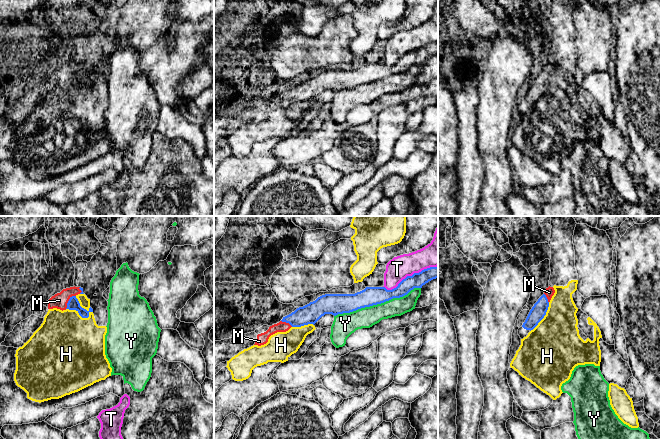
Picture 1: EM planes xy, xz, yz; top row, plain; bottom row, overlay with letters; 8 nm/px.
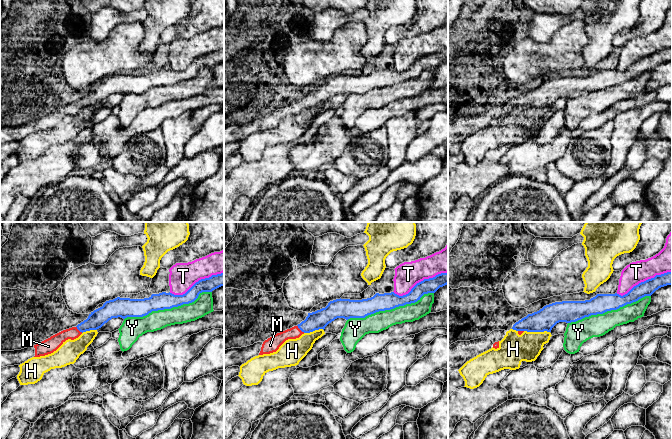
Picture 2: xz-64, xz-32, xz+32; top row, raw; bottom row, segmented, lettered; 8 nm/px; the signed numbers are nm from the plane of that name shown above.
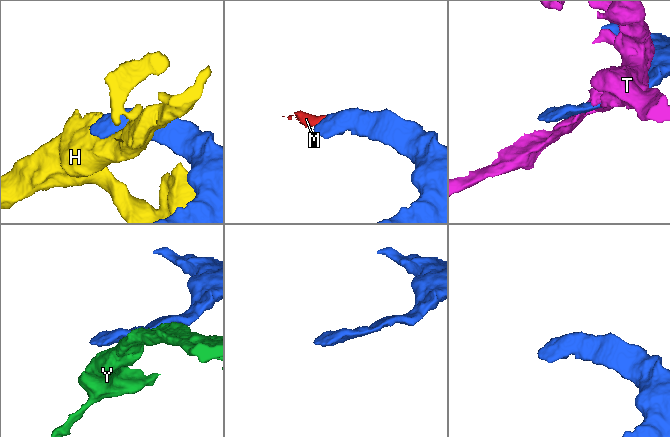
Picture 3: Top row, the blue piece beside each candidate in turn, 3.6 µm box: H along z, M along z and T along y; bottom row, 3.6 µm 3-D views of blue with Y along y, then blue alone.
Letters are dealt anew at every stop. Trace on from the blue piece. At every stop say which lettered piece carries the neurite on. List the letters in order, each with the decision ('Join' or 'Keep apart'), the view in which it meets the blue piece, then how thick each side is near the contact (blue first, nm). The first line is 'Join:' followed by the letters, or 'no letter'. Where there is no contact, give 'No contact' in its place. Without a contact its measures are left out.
Join: M
H: Keep apart. Touches blue in xy. Thickness 100 nm (blue) against 480 nm
M: Join. Touches blue in xy. Thickness 100 nm (blue) against 120 nm
T: Keep apart. Touches blue in xz. Thickness 120 nm (blue) against 190 nm
Y: Keep apart. Touches blue in xz. Thickness 160 nm (blue) against 160 nm

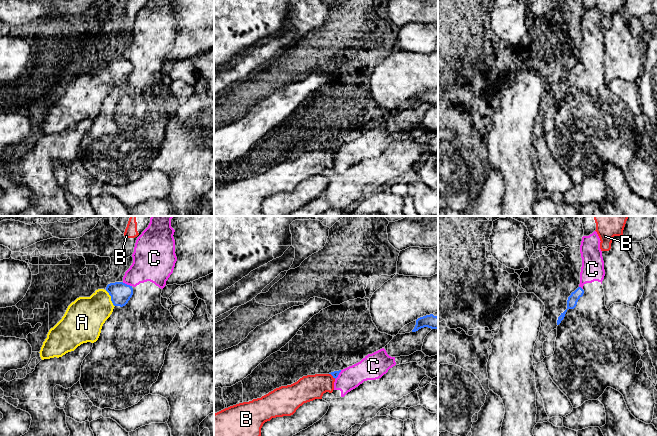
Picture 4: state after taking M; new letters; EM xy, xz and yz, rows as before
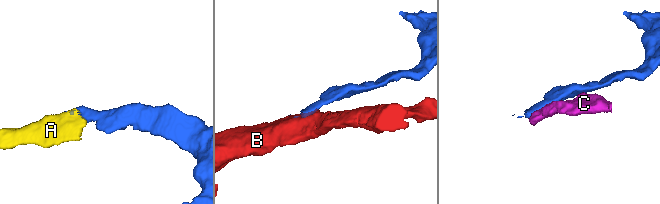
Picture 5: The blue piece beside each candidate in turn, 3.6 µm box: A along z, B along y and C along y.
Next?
Join: A
A: Join. Touches blue in xy. Thickness 170 nm (blue) against 300 nm
B: Keep apart. Touches blue in xz. Thickness 50 nm (blue) against 200 nm
C: Keep apart. Touches blue in xy. Thickness 170 nm (blue) against 280 nm

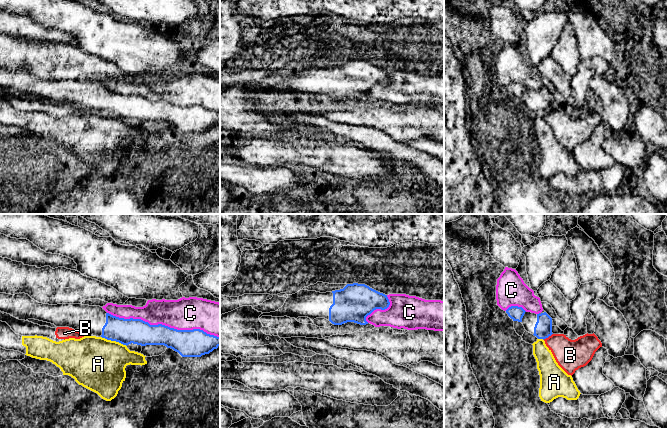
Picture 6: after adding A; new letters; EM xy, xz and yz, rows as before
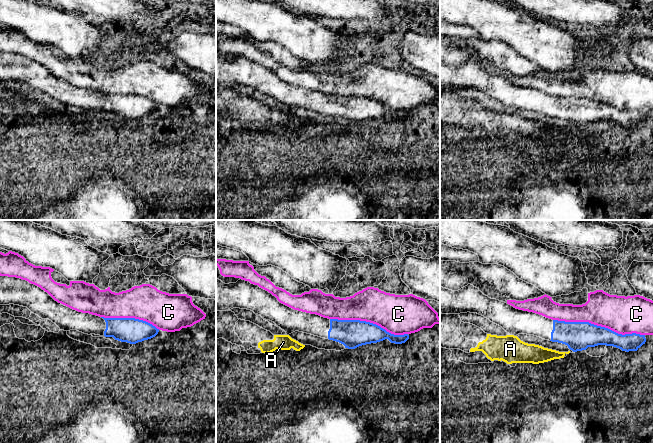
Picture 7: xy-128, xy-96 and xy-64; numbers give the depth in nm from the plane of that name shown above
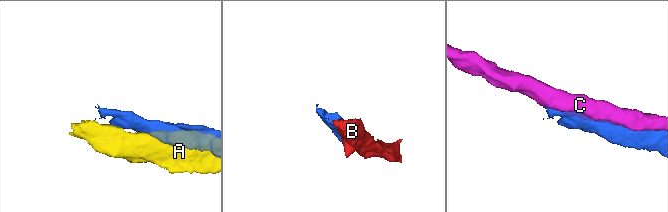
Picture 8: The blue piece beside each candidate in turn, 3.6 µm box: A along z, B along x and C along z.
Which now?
Join: no letter
A: Keep apart. Touches blue in xy. Thickness 200 nm (blue) against 420 nm
B: Keep apart. Touches blue in yz. Thickness 140 nm (blue) against 240 nm
C: Keep apart. Touches blue in xy. Thickness 220 nm (blue) against 260 nm

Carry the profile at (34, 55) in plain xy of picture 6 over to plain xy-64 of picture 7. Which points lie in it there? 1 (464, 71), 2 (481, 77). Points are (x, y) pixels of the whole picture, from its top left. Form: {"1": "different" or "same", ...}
{"1": "different", "2": "different"}

